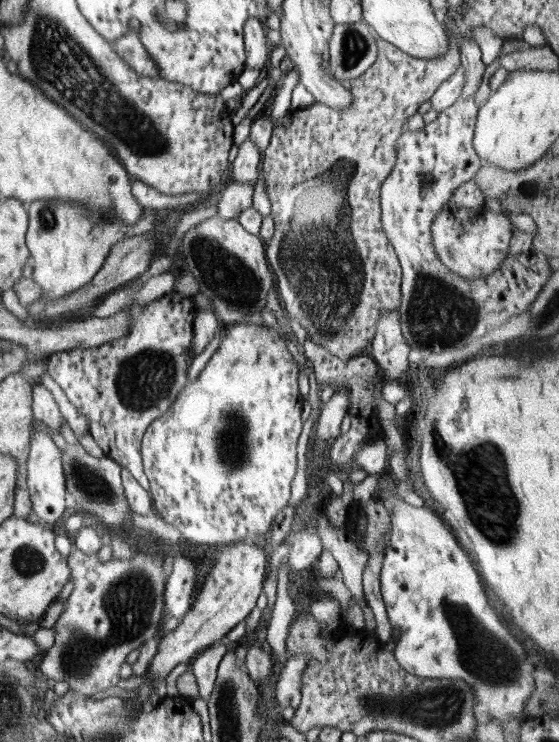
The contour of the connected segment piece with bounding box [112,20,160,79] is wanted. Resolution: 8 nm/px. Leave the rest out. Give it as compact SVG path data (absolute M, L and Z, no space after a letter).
M134 20L128 32L123 37L116 38L112 45L119 58L122 58L132 71L140 76L158 78L160 75L157 65L144 48L138 36L140 22Z

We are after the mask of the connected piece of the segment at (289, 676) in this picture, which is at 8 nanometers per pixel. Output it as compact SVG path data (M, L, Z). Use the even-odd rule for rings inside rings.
M294 654L286 660L276 686L276 702L281 706L298 708L301 703L300 682L302 673L310 661L308 654Z

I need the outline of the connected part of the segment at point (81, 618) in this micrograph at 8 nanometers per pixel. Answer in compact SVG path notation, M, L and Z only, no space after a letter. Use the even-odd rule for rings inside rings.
M73 546L67 558L74 588L64 602L64 610L53 626L54 645L40 662L41 672L51 683L66 681L82 696L117 686L121 664L130 651L148 638L161 634L164 611L164 555L133 552L132 558L111 558L106 562L86 555ZM76 644L76 646L66 646Z

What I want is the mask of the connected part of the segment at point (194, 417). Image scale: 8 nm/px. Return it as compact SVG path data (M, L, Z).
M233 324L220 341L218 349L200 375L178 393L170 409L145 431L141 441L143 470L149 481L148 490L153 500L153 509L160 514L165 522L176 526L182 533L182 541L192 544L206 544L221 547L246 539L254 539L268 533L276 515L287 506L291 497L291 483L296 475L298 438L302 434L303 422L300 418L303 408L303 398L298 385L298 364L289 352L279 333L266 324Z

